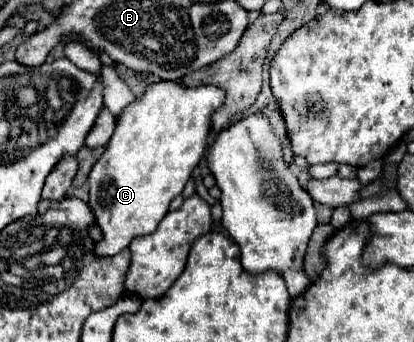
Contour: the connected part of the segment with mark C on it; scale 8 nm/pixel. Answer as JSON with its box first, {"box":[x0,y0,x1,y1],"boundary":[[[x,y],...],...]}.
{"box":[88,80,226,256],"boundary":[[[160,80],[150,82],[144,94],[122,110],[116,130],[88,178],[90,208],[104,234],[94,248],[98,256],[114,256],[132,238],[156,230],[168,212],[168,204],[182,192],[194,168],[204,158],[212,114],[224,100],[226,92],[218,86],[188,88],[182,82]]]}

